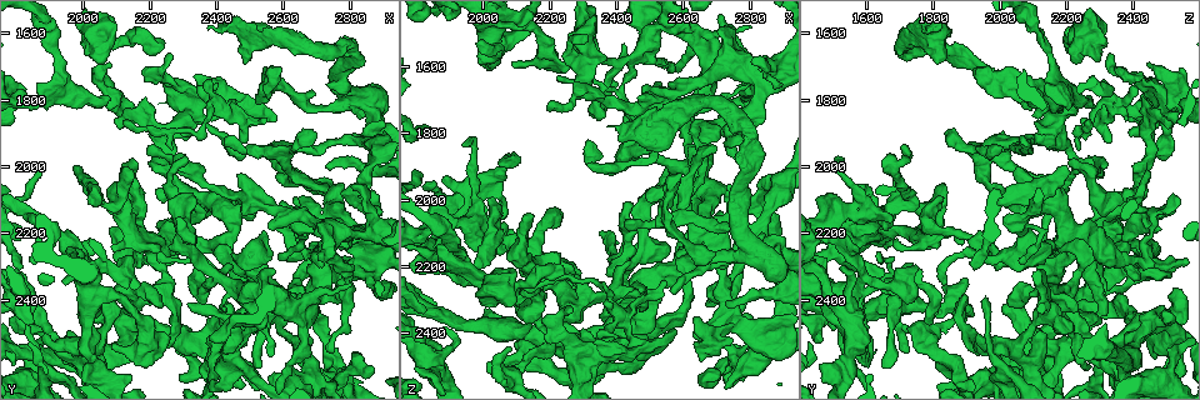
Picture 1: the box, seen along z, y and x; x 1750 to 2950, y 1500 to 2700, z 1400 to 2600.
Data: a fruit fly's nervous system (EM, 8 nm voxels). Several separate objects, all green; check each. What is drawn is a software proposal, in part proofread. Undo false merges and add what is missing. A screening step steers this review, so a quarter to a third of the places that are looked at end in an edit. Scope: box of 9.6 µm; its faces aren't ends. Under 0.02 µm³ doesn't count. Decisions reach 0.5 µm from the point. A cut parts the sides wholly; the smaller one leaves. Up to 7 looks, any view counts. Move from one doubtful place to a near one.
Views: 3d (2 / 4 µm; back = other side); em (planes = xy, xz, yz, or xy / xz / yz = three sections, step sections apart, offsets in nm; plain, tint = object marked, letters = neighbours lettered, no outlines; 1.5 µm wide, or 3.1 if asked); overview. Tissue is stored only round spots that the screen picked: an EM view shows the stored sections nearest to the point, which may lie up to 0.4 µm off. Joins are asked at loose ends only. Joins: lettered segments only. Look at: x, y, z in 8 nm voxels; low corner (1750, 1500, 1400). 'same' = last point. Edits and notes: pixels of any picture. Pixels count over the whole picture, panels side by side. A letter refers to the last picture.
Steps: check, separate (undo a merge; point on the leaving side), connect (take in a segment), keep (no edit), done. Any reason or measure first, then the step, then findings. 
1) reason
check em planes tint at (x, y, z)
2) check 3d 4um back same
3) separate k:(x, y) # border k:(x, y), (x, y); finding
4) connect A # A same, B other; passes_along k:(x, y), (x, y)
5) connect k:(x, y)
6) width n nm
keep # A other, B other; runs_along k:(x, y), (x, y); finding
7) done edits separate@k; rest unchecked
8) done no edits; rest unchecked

free end
check 3d 2um at (2810, 2060, 1580)

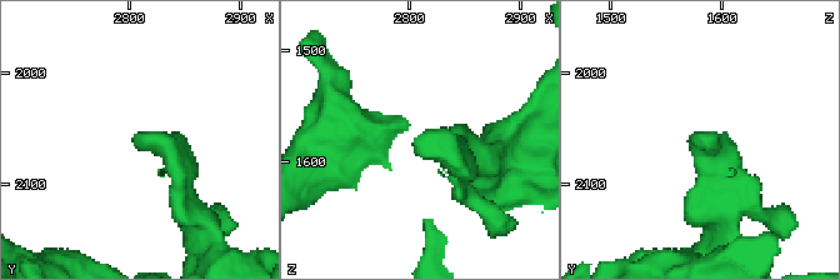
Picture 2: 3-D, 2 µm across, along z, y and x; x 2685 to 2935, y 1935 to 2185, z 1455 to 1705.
check em planes letters at (2802, 2060, 1584)

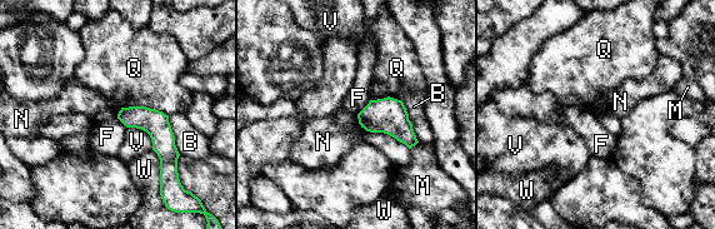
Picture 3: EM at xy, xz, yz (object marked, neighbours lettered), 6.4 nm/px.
width 140 nm
keep # B other, F other, M other, N other, Q other, V other, W other; border 3:(121, 108), (116, 115); none of them fits

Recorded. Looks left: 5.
abrupt turn
check em planes plain at (2880, 1860, 2180)

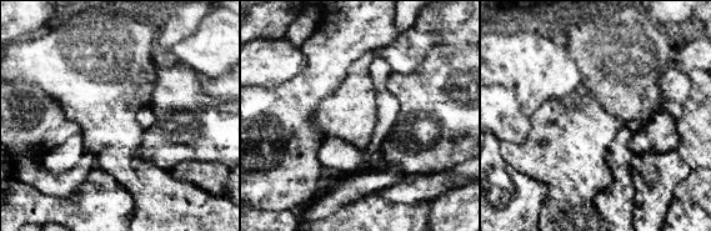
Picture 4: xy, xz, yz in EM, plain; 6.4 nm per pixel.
see the neighbours
check em planes letters same

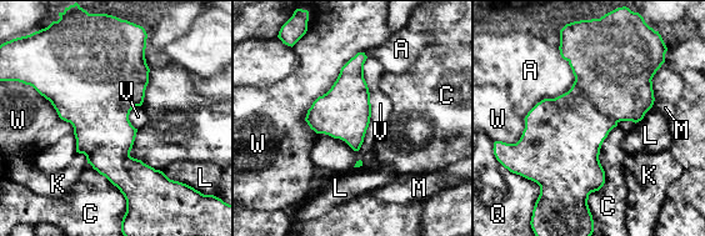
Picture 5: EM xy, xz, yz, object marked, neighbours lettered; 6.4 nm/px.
keep # A other, C other, K other, L other, M other, Q other, V other, W other; border 5:(616, 125), (593, 224); one cell here

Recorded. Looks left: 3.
check 3d 4um at (2330, 1830, 2490)

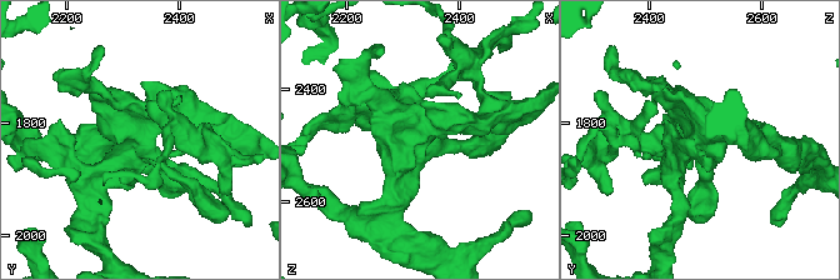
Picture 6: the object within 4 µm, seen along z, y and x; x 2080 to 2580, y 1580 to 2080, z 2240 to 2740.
check em yz step 8 letters at (2325, 1830, 2480)

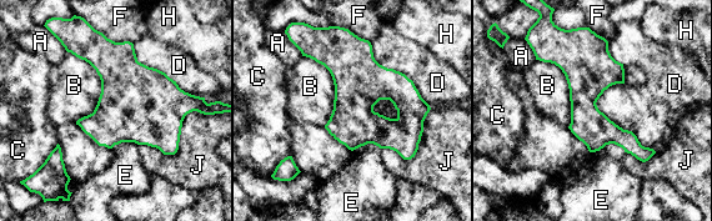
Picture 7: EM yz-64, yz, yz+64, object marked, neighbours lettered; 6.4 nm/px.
keep # A other, B other, C other, D other, E other, F other, H other, J other; runs_along 7:(344, 36), (357, 104), (407, 156); one cell here

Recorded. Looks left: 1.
done no edits; rest unchecked

